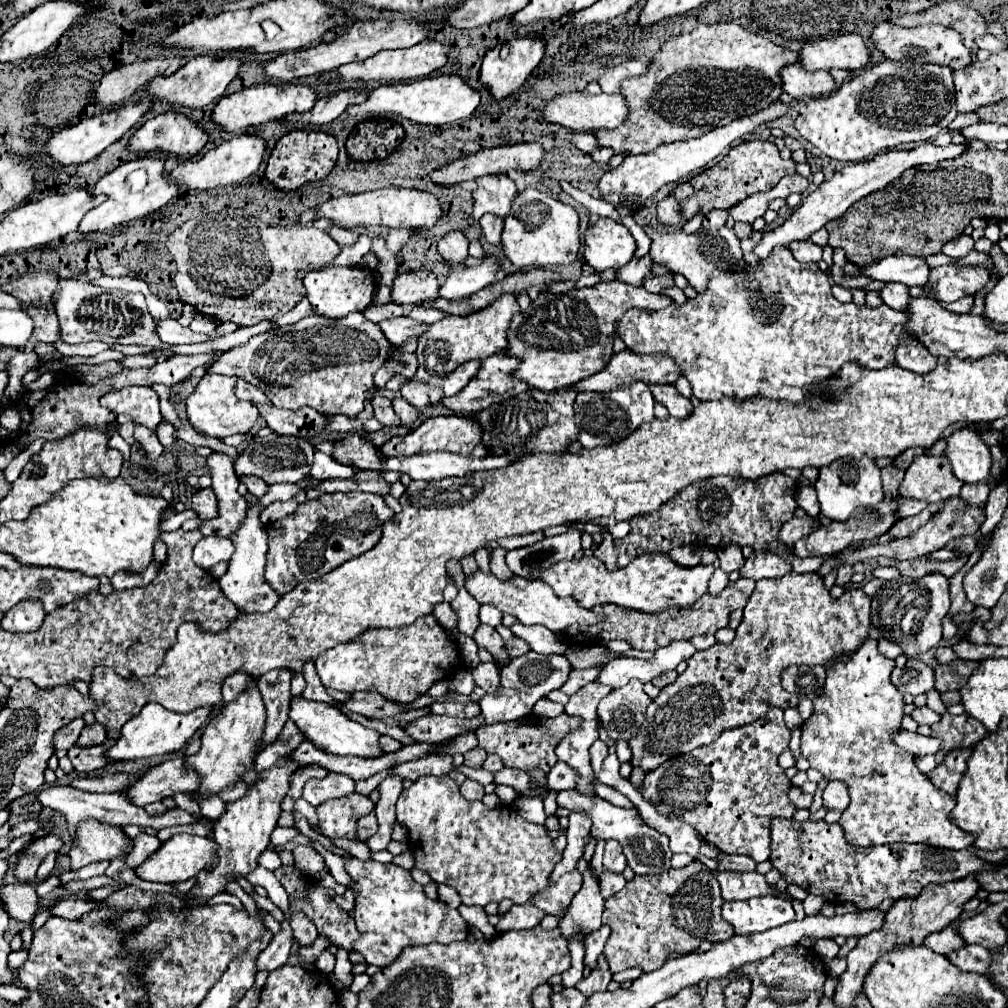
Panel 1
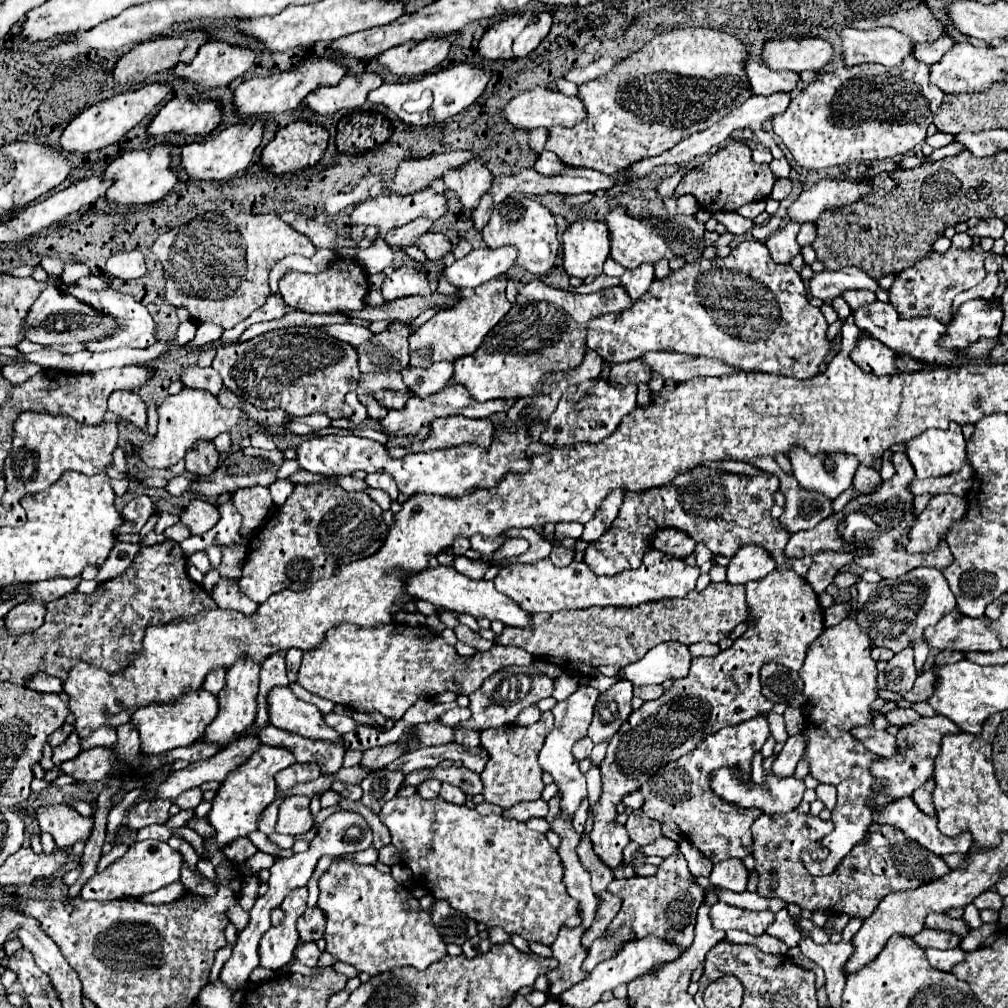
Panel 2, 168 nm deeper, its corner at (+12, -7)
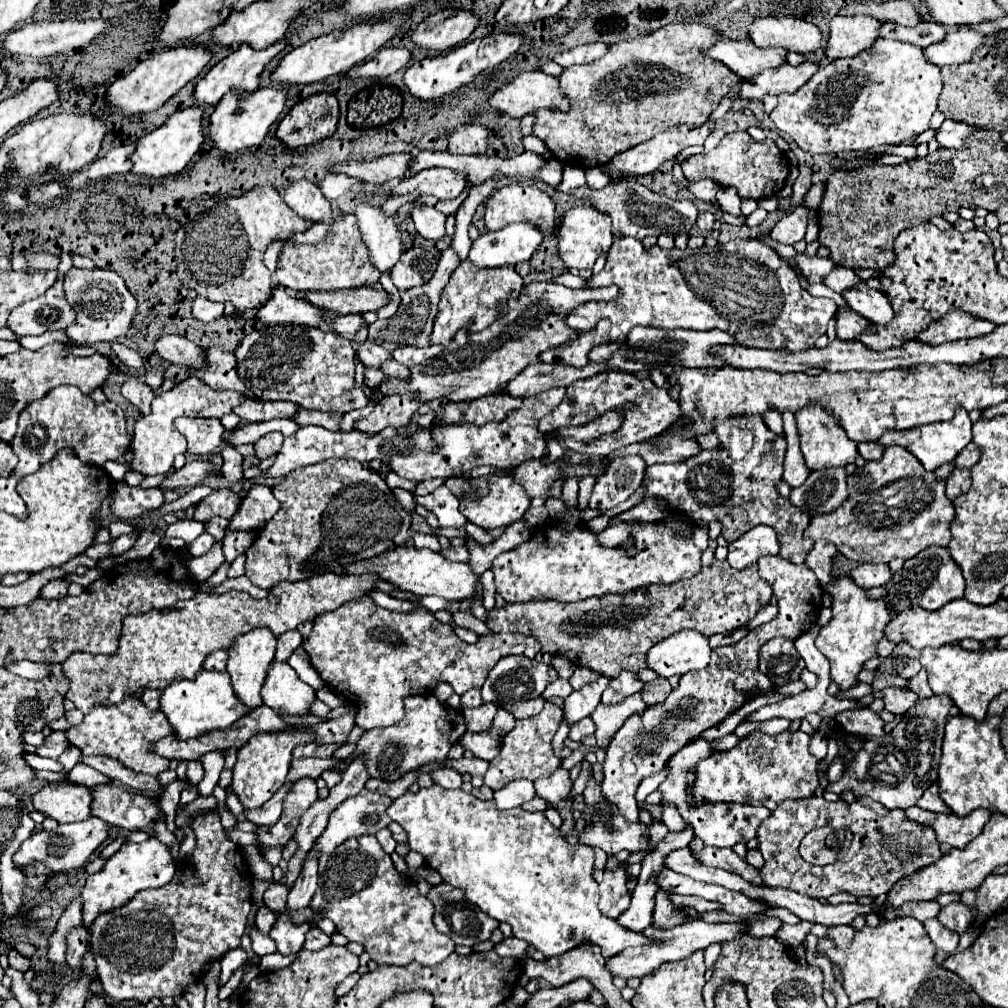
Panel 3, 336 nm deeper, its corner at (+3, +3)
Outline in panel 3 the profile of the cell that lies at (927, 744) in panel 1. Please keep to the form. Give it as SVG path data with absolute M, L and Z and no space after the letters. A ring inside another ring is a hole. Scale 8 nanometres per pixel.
M857 708L857 710L839 712L839 714L835 714L835 720L849 734L863 734L867 738L885 736L883 720L875 712L871 712L869 708Z

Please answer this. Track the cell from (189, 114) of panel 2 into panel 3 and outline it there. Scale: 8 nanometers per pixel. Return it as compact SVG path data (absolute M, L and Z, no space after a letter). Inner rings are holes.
M277 40L273 46L267 46L265 50L253 50L251 46L239 46L235 52L231 52L225 60L221 60L219 64L215 64L197 84L195 88L195 98L197 102L201 104L211 104L215 106L223 94L231 88L237 88L237 90L245 90L245 92L255 92L259 88L259 76L261 72L265 70L265 66L279 54L287 48L287 40Z

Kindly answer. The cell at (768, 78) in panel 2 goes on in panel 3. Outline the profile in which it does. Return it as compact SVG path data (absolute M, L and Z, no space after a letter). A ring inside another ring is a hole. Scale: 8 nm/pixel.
M719 38L705 54L713 60L723 62L731 72L747 80L765 68L775 68L785 64L787 50L781 48L759 48L751 40L729 40Z

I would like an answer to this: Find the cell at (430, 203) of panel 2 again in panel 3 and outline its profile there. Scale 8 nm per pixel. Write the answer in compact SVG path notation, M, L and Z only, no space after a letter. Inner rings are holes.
M429 168L415 176L403 178L393 194L405 194L411 190L419 190L421 194L433 194L439 200L457 198L467 186L467 174L451 168Z

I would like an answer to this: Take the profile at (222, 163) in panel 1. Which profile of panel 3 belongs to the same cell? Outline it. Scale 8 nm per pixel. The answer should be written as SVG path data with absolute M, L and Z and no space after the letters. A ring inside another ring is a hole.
M259 88L251 94L229 90L229 94L221 98L221 102L215 106L215 112L211 114L211 126L209 126L211 140L223 154L233 154L237 150L259 146L265 140L269 126L277 122L279 114L283 112L285 100L287 100L285 88Z

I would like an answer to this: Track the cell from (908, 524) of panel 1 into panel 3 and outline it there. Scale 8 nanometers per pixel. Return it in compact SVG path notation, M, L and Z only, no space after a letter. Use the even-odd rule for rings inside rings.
M815 542L813 550L809 550L805 564L815 572L821 584L827 584L831 580L831 566L835 556L837 556L837 548L831 542Z

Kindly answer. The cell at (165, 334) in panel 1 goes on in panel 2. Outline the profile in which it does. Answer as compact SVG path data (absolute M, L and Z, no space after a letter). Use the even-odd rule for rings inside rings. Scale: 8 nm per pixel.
M62 284L60 288L62 288L66 294L72 294L72 296L76 296L76 298L82 300L82 302L86 302L86 304L90 304L90 306L102 310L102 312L112 314L112 316L118 320L118 324L120 324L120 328L118 328L112 336L108 336L108 338L104 338L104 340L98 340L98 342L88 342L86 348L88 348L90 352L116 350L116 348L148 348L148 346L152 346L152 344L158 342L158 338L156 338L156 322L154 322L152 314L148 312L146 306L142 306L142 304L140 304L138 300L134 300L132 296L122 294L122 292L116 292L116 290L112 290L112 288L106 288L106 290L102 290L102 292L88 292L88 290L82 290L82 288L76 288L76 286L66 286L66 284Z

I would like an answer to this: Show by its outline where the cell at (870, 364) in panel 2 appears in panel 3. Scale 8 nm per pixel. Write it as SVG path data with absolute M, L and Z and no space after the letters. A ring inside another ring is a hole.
M841 306L837 308L837 324L835 324L837 338L841 338L841 340L853 340L867 326L869 326L869 322L865 318L861 318L861 314L853 312L851 308L841 308Z

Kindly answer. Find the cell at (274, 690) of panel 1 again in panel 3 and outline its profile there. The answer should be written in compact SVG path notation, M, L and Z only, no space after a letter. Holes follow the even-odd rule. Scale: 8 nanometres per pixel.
M289 630L289 632L281 634L281 636L277 638L275 660L277 660L277 662L289 660L289 656L293 654L293 650L295 650L297 646L301 646L301 642L303 642L303 636L301 636L297 630Z

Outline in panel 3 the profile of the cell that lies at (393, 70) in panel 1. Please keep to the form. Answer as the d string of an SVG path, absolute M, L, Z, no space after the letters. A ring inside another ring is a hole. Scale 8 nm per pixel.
M439 10L427 16L413 32L413 42L425 50L445 52L465 42L477 28L479 16L465 10Z

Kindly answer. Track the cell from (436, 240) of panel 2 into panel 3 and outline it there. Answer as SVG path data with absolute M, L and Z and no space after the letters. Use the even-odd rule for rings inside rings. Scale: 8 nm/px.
M413 206L411 218L423 238L439 240L445 236L445 214L441 214L435 206Z

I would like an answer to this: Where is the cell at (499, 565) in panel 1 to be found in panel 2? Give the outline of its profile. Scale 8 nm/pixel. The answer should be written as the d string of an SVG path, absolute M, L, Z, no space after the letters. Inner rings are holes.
M458 556L458 558L454 560L454 568L456 568L460 574L470 576L472 580L480 580L480 578L484 578L486 570L490 568L490 562L486 562L486 560L482 560L482 558L472 560L472 558L468 558L468 556Z

